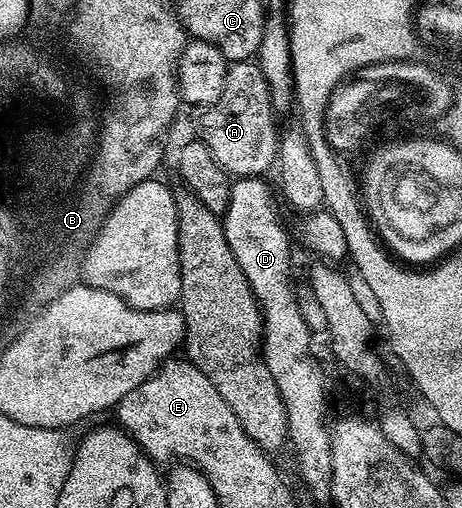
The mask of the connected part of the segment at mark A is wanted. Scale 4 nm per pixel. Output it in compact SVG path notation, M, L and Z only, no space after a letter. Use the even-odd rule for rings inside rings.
M251 60L237 61L229 64L228 74L224 80L224 93L216 100L216 104L207 106L200 117L199 140L208 146L210 155L224 168L229 178L260 177L276 163L276 152L280 146L280 134L278 124L272 116L272 96L268 90L266 79L260 73L260 66Z

